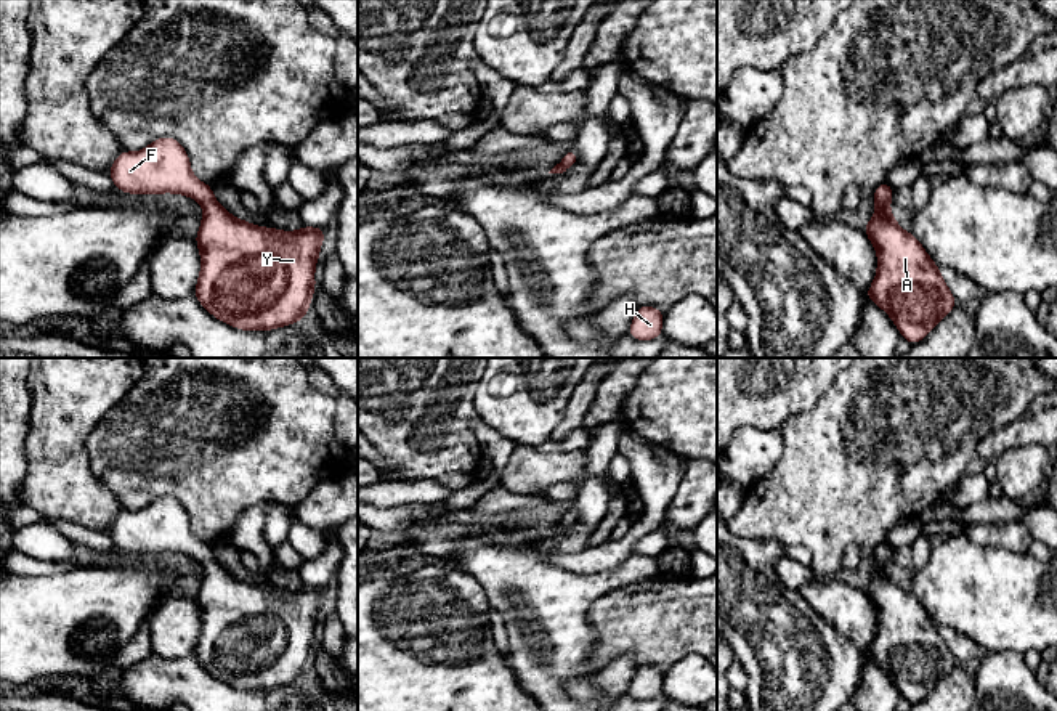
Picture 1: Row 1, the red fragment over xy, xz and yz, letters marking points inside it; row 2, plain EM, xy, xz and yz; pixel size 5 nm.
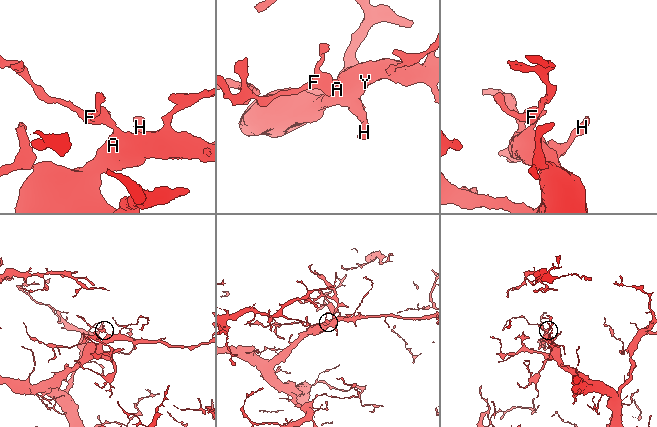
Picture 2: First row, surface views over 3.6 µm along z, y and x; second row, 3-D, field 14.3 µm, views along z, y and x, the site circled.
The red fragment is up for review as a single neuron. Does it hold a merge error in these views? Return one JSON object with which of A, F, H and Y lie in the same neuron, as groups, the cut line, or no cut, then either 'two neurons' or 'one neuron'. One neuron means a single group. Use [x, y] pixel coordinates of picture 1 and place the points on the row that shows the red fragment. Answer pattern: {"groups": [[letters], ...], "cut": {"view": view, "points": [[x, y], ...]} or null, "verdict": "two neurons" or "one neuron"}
{"groups": [["A", "F", "H", "Y"]], "cut": null, "verdict": "one neuron"}

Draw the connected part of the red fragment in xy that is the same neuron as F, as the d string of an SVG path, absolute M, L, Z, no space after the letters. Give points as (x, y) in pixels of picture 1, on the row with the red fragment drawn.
M162 136L138 152L122 151L109 169L112 183L125 194L184 194L204 207L194 238L200 252L200 274L194 297L217 319L241 331L271 331L302 321L316 289L314 268L326 228L300 231L263 228L233 217L213 197L213 188L191 172L191 159L173 136Z

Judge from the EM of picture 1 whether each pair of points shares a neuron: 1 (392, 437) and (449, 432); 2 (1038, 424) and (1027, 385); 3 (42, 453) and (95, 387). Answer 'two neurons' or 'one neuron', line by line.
1: one neuron
2: two neurons
3: one neuron

